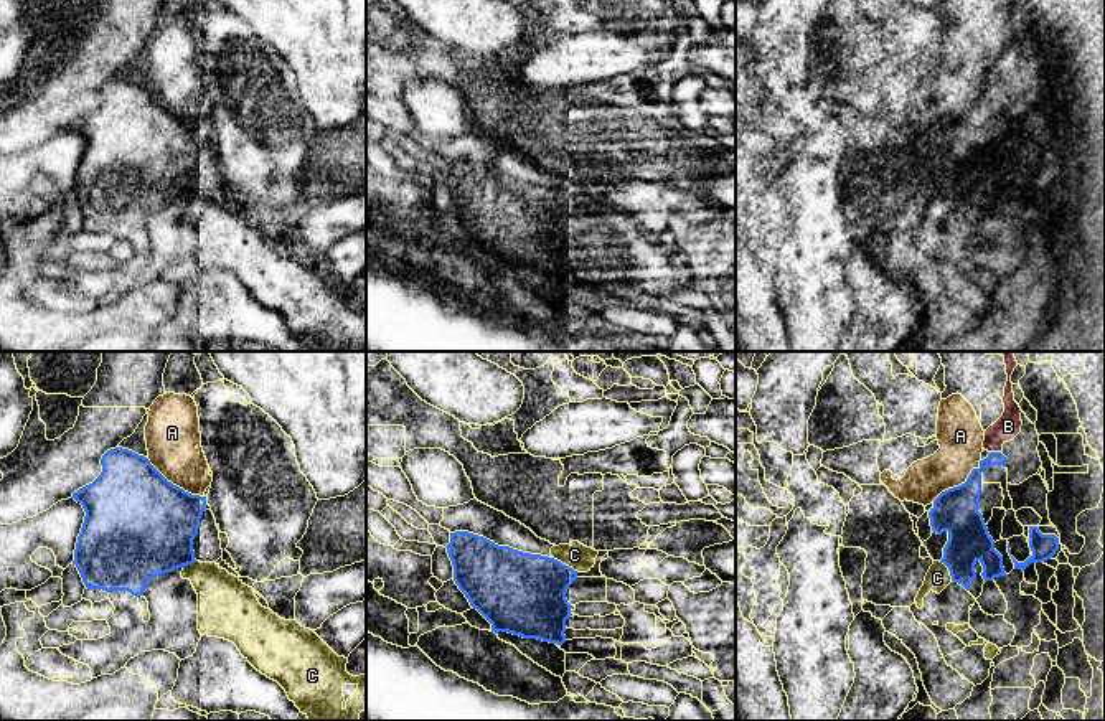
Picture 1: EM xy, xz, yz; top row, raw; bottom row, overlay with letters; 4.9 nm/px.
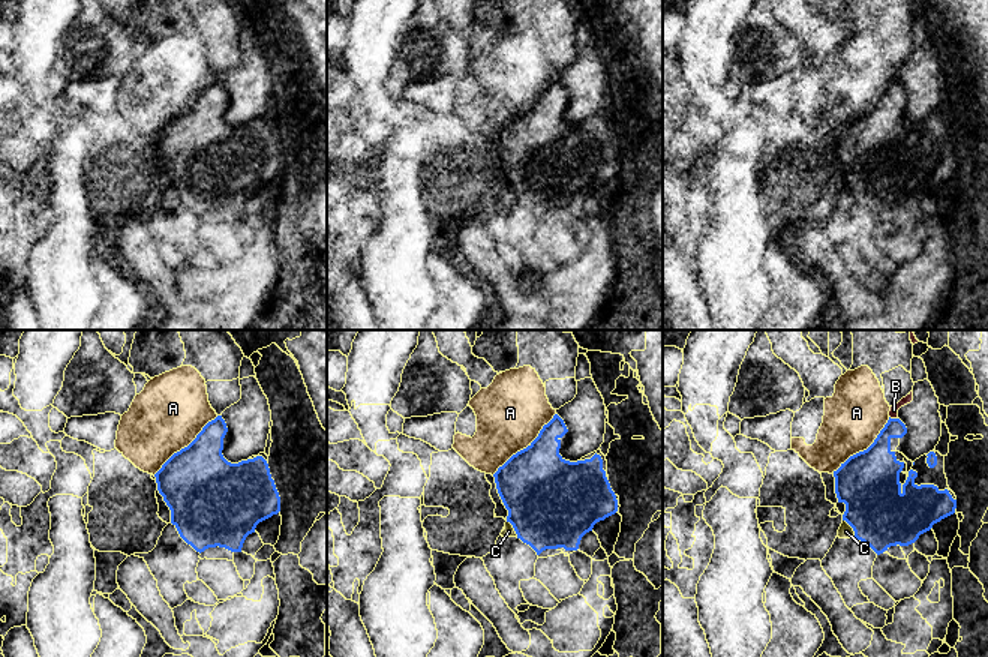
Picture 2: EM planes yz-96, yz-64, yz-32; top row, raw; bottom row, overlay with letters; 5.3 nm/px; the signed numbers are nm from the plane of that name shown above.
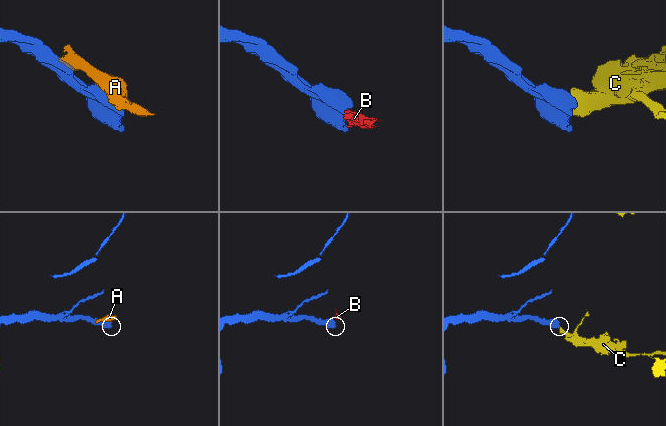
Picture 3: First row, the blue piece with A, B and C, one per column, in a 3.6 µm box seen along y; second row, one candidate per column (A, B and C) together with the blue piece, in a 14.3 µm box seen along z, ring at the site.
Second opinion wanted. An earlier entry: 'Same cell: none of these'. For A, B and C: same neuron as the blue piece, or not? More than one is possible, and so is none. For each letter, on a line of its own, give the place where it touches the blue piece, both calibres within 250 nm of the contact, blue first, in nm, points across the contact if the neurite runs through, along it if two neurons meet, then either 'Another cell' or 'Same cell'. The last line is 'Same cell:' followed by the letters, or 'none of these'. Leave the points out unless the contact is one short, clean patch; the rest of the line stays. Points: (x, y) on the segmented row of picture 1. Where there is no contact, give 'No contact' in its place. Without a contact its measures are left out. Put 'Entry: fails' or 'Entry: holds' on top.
Entry: holds
A: Touches blue at yz (962, 484). Thickness 220 nm (blue) against 220 nm. Another cell
B: Touches blue at yz (996, 452). Thickness 120 nm (blue) against 120 nm. Another cell
C: Touches blue at xz (564, 565). Thickness 400 nm (blue) against 130 nm. Another cell
Same cell: none of these

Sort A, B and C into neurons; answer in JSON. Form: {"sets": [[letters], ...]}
{"sets": [["A"], ["B"], ["C"]]}

